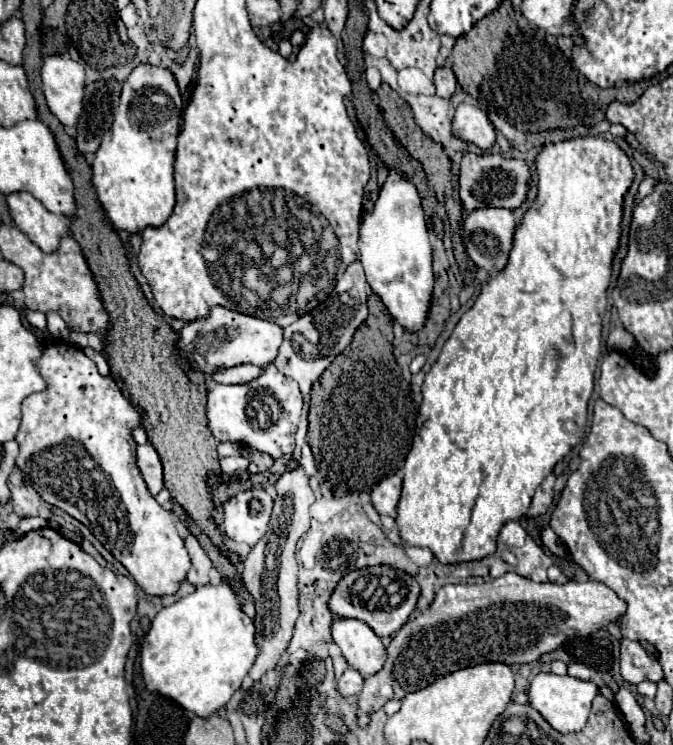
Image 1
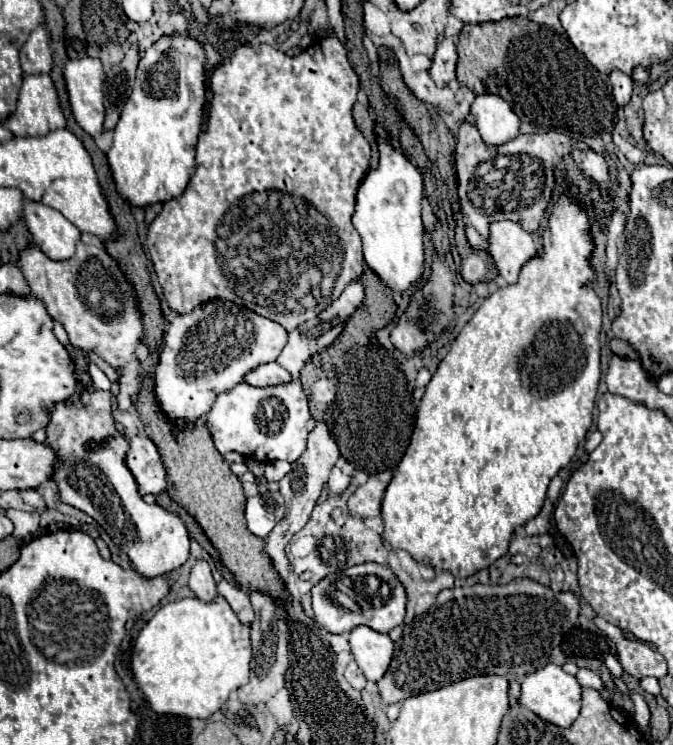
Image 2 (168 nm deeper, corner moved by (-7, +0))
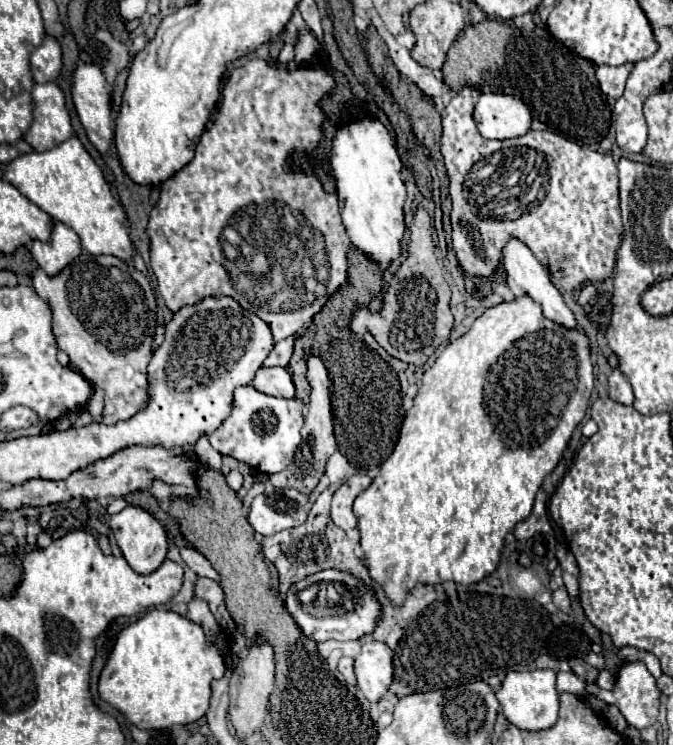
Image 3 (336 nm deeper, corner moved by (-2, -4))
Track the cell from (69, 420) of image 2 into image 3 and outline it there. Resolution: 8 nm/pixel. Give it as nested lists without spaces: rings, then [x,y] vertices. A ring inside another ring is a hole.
[[[124,507],[120,513],[116,515],[104,515],[102,517],[104,523],[108,523],[108,527],[114,531],[116,543],[124,555],[124,559],[128,561],[128,565],[136,571],[136,573],[152,573],[154,569],[158,569],[158,565],[162,565],[162,561],[166,559],[168,553],[168,537],[164,527],[144,509],[140,507]]]

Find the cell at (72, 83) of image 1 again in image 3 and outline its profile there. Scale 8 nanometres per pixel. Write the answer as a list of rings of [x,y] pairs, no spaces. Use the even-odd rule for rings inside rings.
[[[78,65],[72,87],[74,107],[94,147],[106,155],[114,141],[112,129],[112,99],[104,73],[96,65]]]

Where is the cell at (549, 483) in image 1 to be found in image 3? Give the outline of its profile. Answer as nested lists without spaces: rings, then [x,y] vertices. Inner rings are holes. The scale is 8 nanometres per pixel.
[[[540,491],[536,495],[534,507],[532,507],[532,513],[528,515],[528,519],[520,521],[514,527],[516,539],[524,541],[524,539],[530,539],[536,533],[548,533],[550,531],[550,521],[548,521],[548,511],[546,511],[546,499],[548,499],[548,495],[544,491]]]

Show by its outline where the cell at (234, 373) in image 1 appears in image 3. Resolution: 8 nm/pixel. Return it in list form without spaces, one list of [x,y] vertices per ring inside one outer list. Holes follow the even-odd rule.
[[[260,367],[252,385],[266,395],[294,399],[294,383],[284,367],[268,367],[268,369]]]

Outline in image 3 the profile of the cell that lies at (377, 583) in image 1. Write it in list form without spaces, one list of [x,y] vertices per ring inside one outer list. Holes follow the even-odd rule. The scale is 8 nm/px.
[[[336,569],[318,571],[294,583],[284,597],[284,609],[292,615],[300,631],[306,637],[314,639],[316,643],[330,639],[334,641],[360,639],[374,631],[380,615],[380,605],[370,595],[368,587],[356,577],[350,577],[350,573],[338,573]]]

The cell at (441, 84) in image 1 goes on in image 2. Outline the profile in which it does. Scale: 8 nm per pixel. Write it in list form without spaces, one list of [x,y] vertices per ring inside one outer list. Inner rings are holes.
[[[445,37],[437,45],[437,53],[433,57],[429,75],[437,83],[437,87],[447,87],[455,79],[455,67],[457,67],[457,51],[453,41]]]

